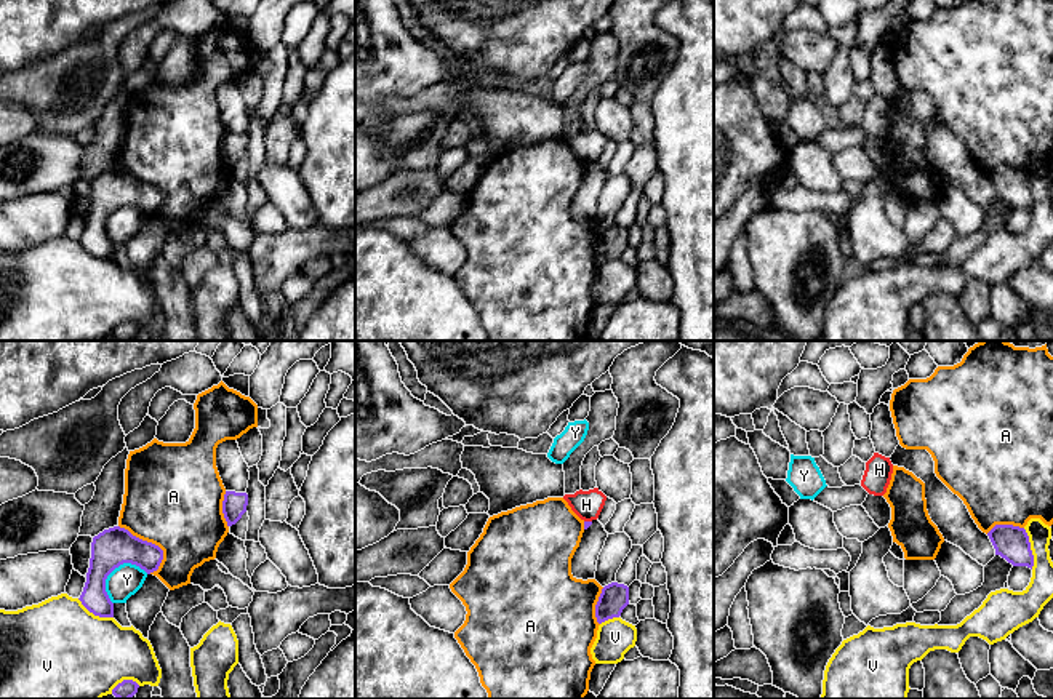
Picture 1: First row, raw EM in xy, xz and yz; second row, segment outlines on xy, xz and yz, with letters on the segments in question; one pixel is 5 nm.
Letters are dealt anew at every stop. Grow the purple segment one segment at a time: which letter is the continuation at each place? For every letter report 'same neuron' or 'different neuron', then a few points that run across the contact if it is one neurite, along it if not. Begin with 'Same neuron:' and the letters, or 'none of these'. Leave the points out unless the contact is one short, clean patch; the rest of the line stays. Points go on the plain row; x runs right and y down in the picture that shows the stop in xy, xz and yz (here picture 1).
Same neuron: none of these
A: different neuron
H: different neuron; line xz (584, 162), (591, 163)
V: different neuron
Y: different neuron

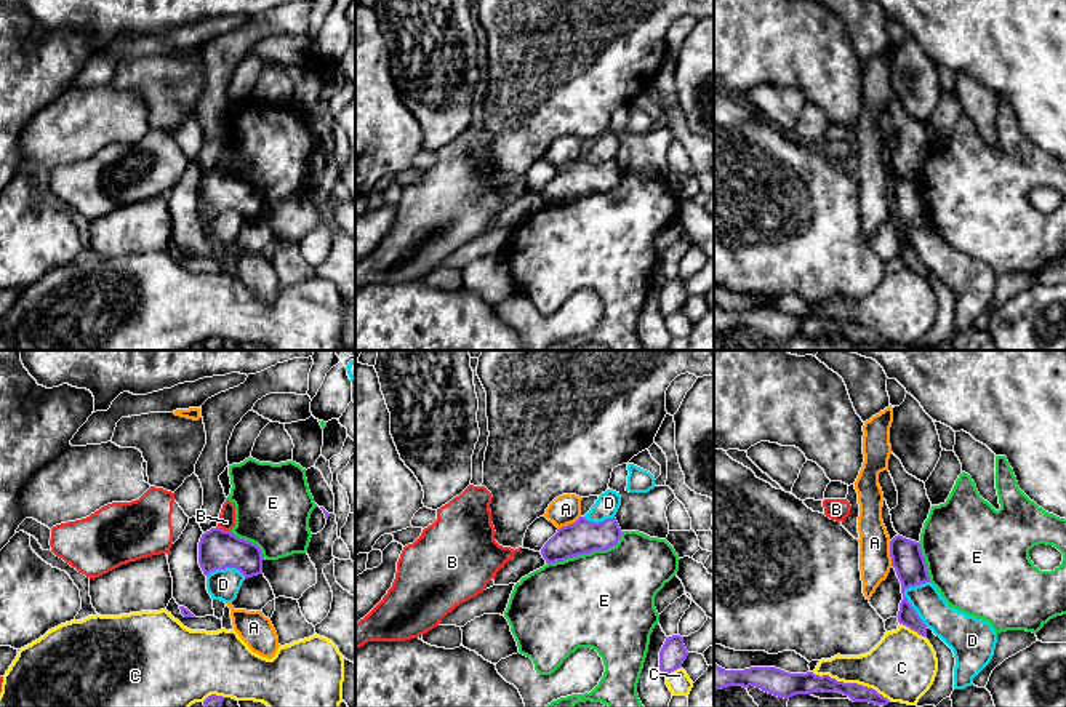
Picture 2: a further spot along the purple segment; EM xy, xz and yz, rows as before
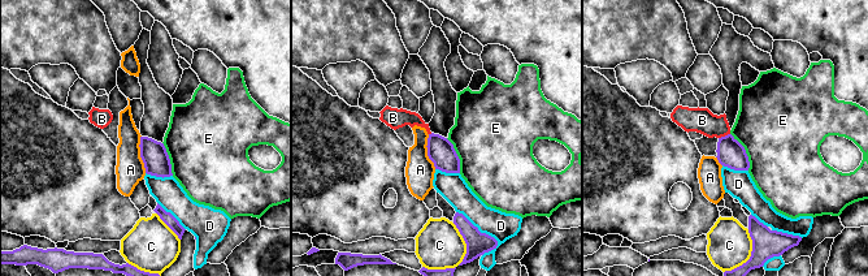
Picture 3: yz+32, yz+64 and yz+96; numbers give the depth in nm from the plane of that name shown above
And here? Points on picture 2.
Same neuron: none of these
A: different neuron; line yz (889, 183), (892, 207)
B: different neuron; line xy (216, 168), (229, 173)
C: different neuron
D: different neuron
E: different neuron

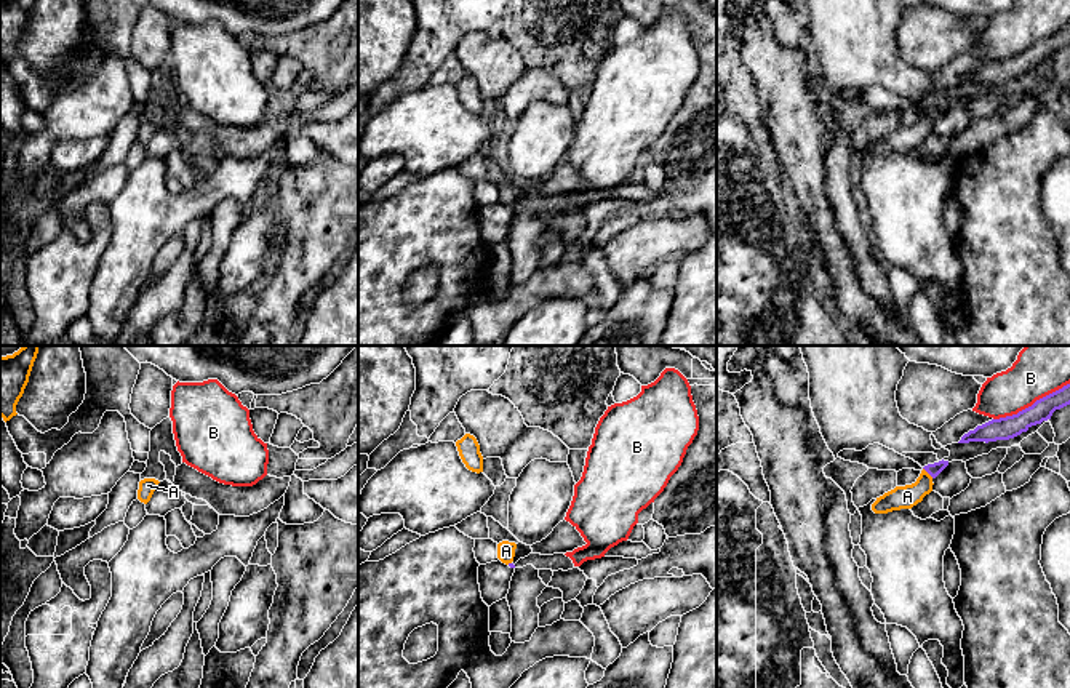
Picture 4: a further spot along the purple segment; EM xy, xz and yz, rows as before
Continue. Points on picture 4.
Same neuron: A
A: same neuron; line yz (934, 111), (928, 114), (925, 122), (907, 138)
B: different neuron

